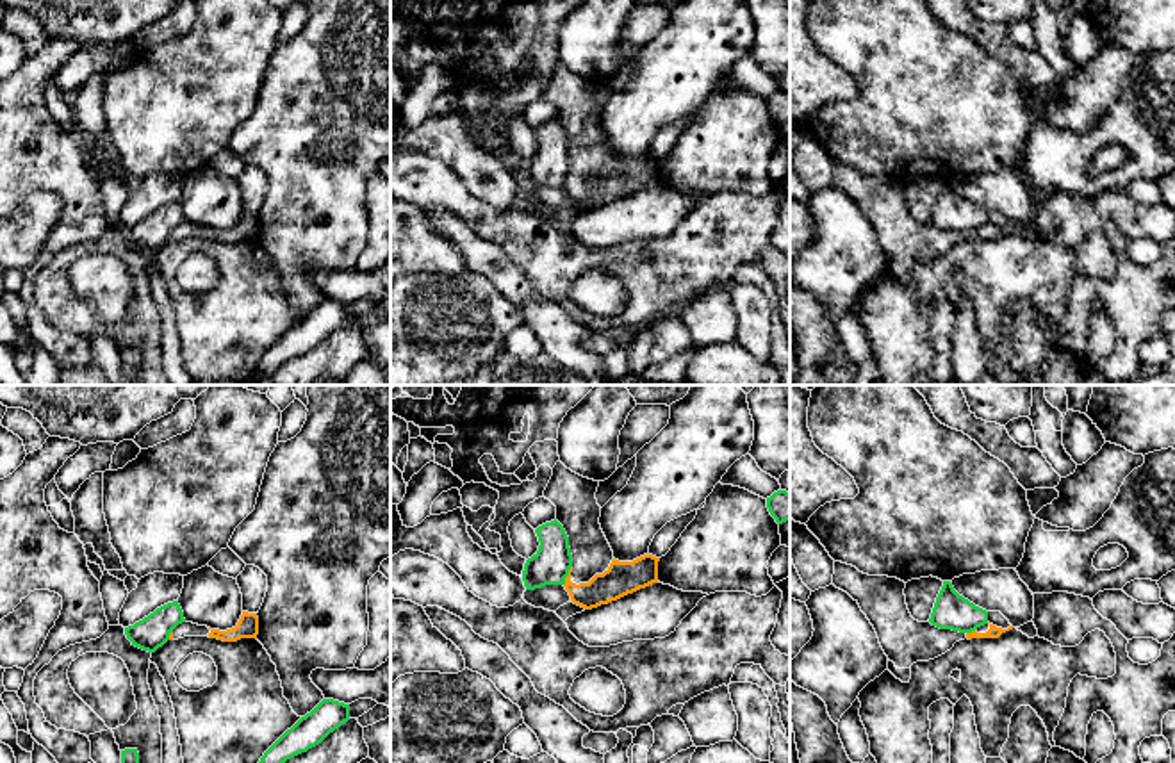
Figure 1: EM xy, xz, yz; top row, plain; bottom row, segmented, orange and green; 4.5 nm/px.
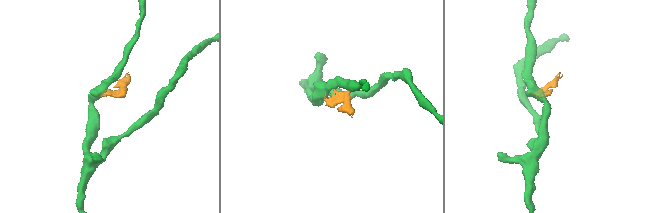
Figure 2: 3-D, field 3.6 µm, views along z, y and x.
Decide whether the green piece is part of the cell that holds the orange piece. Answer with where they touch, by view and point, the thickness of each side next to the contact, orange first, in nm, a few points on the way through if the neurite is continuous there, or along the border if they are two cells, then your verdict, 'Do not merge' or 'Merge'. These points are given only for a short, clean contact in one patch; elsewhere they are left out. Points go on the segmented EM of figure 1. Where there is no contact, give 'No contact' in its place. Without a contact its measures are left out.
Touches orange at xz (567, 576). Thickness 150 nm (orange) against 170 nm. Boundary: xz (571, 566), (564, 585). Do not merge

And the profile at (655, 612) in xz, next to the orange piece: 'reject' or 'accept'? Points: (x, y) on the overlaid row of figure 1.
reject

